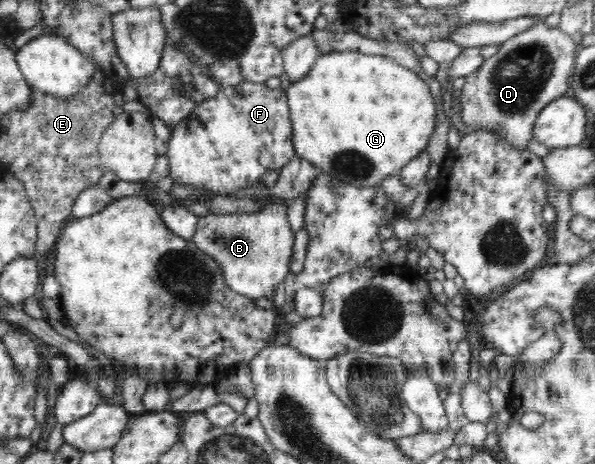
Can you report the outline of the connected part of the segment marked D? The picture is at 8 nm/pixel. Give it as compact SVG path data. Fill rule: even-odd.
M537 22L535 26L515 34L513 38L499 44L499 50L470 75L461 91L460 103L462 106L462 119L471 131L485 130L497 133L501 139L507 140L511 145L527 149L527 143L534 138L534 125L537 122L542 108L569 94L568 80L575 68L577 56L577 42L573 37L563 32L559 27L549 27L545 22Z

